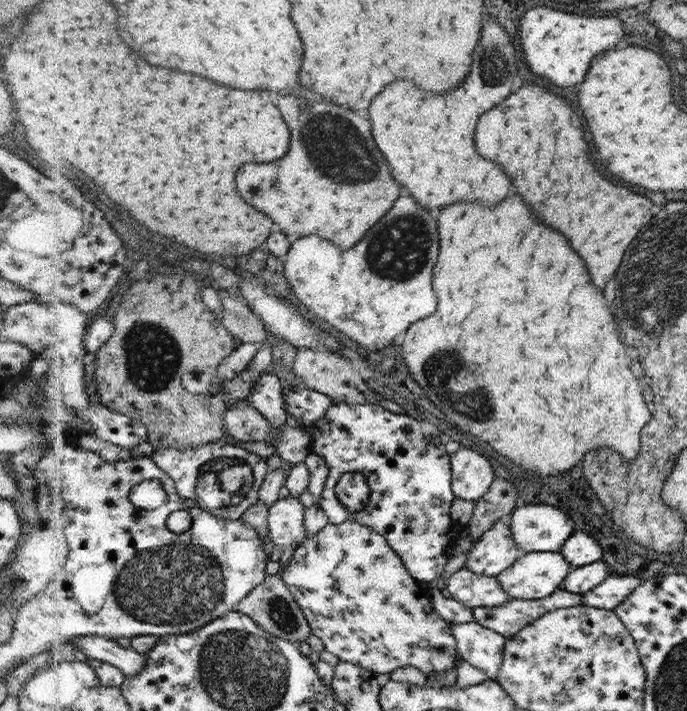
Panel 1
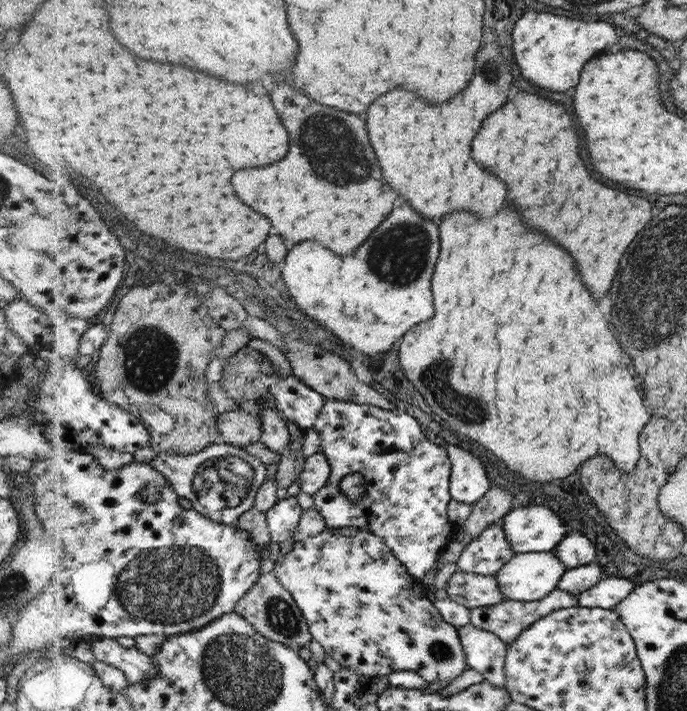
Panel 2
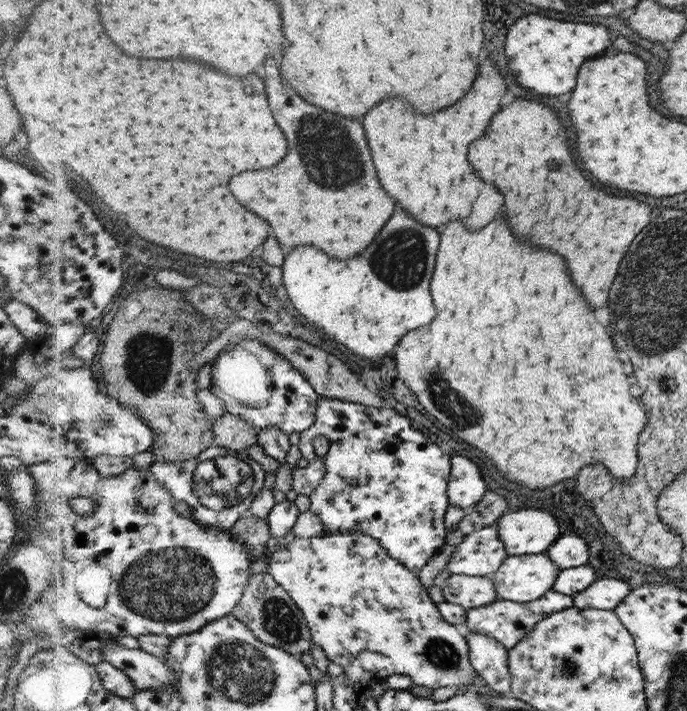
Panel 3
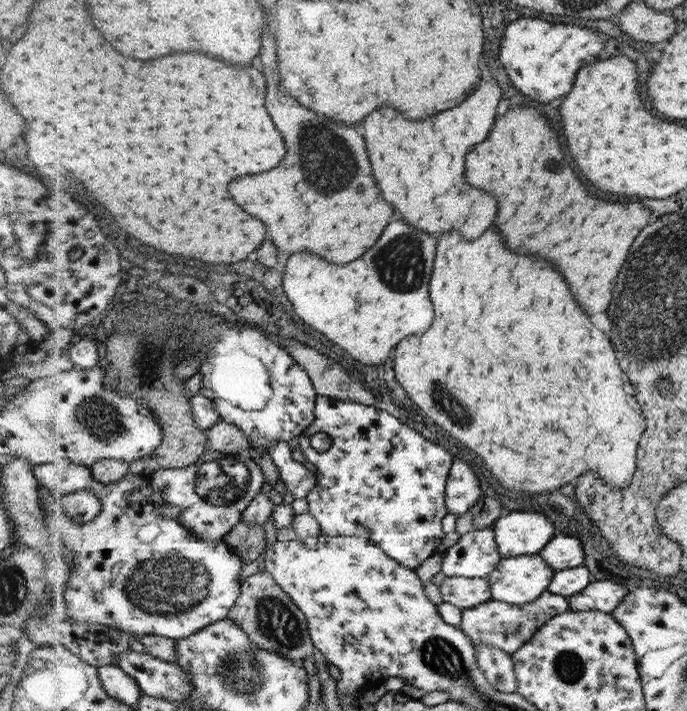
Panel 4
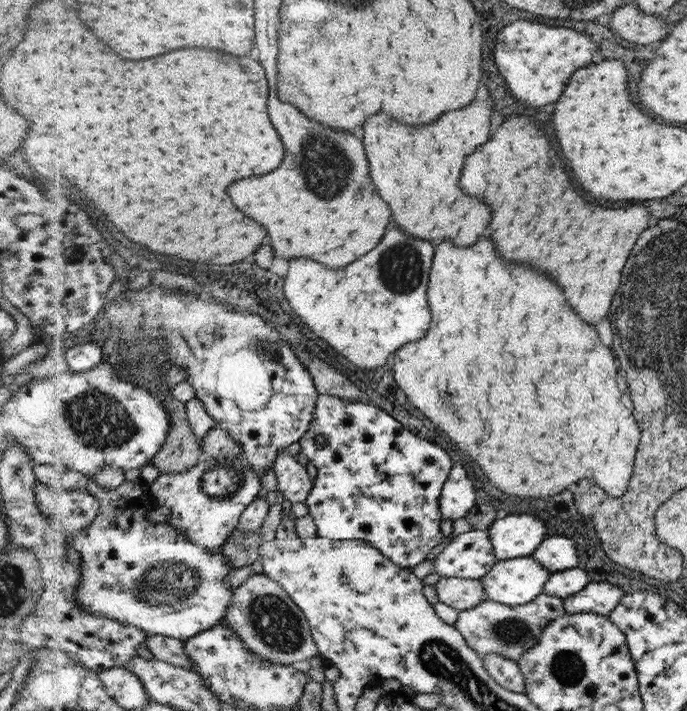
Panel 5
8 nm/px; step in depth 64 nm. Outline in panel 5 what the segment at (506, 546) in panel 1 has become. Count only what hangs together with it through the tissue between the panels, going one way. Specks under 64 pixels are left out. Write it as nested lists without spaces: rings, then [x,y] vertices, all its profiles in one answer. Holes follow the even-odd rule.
[[[468,531],[455,535],[435,561],[435,572],[443,578],[480,579],[497,561],[488,531]]]

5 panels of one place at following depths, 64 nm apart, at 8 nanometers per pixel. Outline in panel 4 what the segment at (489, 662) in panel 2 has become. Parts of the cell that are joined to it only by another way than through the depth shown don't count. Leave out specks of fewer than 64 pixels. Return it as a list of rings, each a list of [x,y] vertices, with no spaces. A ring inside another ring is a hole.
[[[480,645],[475,647],[475,656],[478,657],[479,668],[496,690],[516,693],[515,668],[509,652],[492,645]]]

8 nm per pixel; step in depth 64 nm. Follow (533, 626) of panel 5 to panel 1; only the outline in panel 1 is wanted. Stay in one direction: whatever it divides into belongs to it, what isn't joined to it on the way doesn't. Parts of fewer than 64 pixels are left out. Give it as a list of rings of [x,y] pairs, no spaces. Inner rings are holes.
[[[560,588],[552,595],[538,600],[510,599],[502,606],[492,608],[476,607],[473,609],[474,621],[499,632],[508,638],[529,624],[559,608],[575,607],[583,602],[580,593],[568,592]]]

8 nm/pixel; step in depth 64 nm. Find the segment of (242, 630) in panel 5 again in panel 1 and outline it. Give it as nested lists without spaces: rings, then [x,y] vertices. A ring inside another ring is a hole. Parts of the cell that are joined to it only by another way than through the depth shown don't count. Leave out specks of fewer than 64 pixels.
[[[282,574],[269,575],[266,582],[260,584],[250,596],[247,596],[238,608],[240,612],[248,613],[256,622],[260,623],[268,632],[276,633],[286,640],[299,643],[310,636],[311,628],[301,611],[299,602],[290,590]]]

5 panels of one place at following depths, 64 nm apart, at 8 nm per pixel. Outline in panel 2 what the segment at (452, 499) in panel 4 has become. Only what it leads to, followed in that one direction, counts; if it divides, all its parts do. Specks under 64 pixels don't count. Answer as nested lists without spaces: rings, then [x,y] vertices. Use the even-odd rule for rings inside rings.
[[[445,442],[445,446],[448,447],[448,456],[451,456],[452,461],[452,496],[464,504],[478,502],[490,488],[486,466],[480,458],[472,456],[462,448],[456,448],[454,444]]]

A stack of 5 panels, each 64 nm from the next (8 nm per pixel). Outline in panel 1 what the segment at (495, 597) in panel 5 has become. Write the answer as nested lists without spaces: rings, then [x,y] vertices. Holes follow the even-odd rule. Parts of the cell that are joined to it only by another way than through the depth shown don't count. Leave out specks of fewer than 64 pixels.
[[[560,552],[522,553],[512,566],[506,567],[506,570],[498,574],[497,581],[502,590],[507,592],[512,599],[538,600],[546,598],[562,588],[572,568],[572,564]]]

